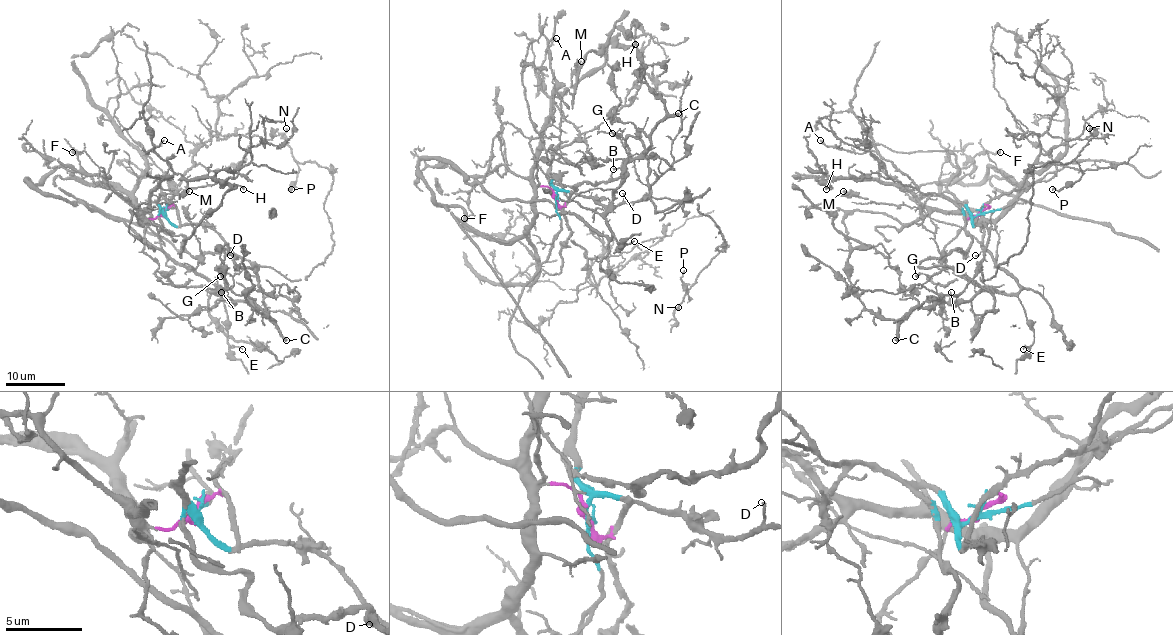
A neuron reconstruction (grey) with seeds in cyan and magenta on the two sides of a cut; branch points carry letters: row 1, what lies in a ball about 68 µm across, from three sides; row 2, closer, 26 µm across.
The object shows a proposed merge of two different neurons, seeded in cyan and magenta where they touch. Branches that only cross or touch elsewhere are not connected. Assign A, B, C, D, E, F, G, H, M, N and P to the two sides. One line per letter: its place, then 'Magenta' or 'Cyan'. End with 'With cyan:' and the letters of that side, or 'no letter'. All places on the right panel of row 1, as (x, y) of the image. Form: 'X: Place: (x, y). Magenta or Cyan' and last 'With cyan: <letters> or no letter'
A: Place: (820, 140). Cyan
B: Place: (951, 292). Magenta
C: Place: (895, 340). Magenta
D: Place: (975, 255). Cyan
E: Place: (1023, 349). Magenta
F: Place: (1000, 152). Magenta
G: Place: (915, 276). Cyan
H: Place: (826, 189). Magenta
M: Place: (843, 191). Cyan
N: Place: (1089, 128). Cyan
P: Place: (1052, 189). Cyan
With cyan: A, D, G, M, N, P

